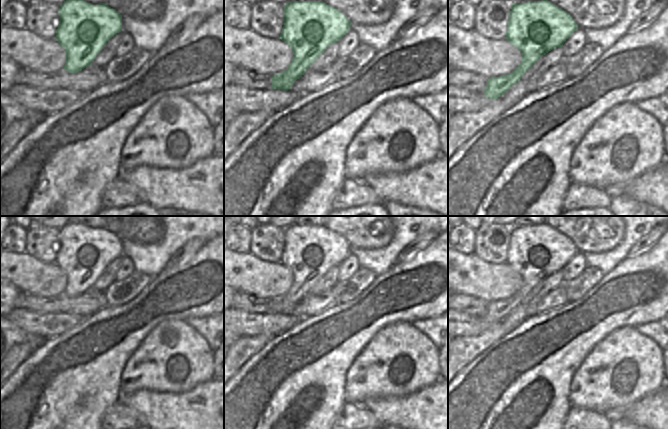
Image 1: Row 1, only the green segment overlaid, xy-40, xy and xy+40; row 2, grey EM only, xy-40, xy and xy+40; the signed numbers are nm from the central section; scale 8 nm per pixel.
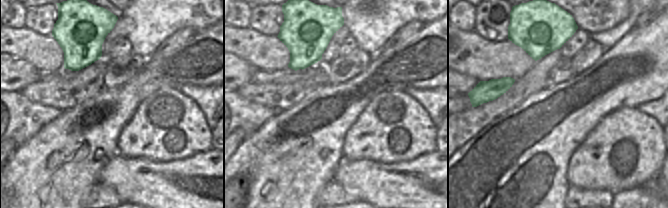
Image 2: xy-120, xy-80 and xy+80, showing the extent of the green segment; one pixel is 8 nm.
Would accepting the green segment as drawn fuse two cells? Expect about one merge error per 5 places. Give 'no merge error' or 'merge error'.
no merge error

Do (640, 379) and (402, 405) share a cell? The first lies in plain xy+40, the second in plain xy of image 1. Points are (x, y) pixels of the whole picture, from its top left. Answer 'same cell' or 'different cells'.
different cells

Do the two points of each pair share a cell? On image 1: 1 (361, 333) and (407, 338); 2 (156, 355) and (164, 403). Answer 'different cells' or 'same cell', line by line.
1: different cells
2: different cells

